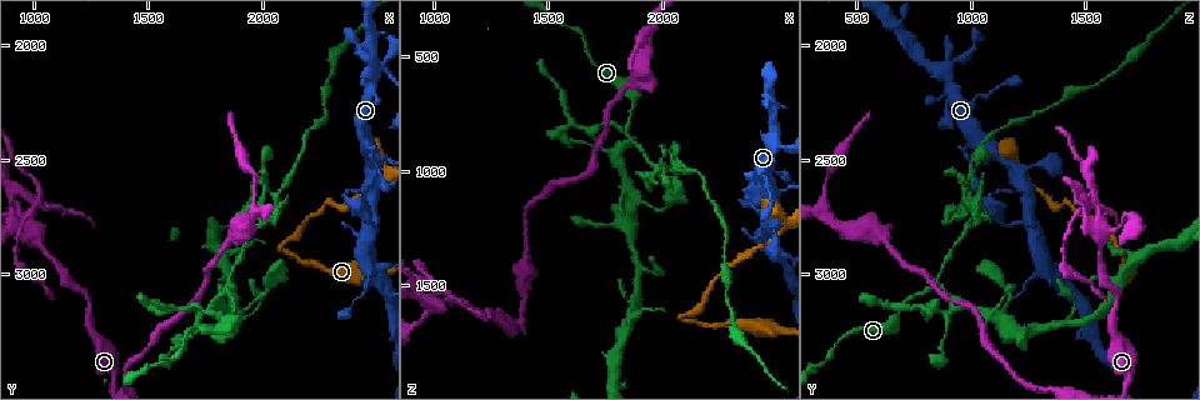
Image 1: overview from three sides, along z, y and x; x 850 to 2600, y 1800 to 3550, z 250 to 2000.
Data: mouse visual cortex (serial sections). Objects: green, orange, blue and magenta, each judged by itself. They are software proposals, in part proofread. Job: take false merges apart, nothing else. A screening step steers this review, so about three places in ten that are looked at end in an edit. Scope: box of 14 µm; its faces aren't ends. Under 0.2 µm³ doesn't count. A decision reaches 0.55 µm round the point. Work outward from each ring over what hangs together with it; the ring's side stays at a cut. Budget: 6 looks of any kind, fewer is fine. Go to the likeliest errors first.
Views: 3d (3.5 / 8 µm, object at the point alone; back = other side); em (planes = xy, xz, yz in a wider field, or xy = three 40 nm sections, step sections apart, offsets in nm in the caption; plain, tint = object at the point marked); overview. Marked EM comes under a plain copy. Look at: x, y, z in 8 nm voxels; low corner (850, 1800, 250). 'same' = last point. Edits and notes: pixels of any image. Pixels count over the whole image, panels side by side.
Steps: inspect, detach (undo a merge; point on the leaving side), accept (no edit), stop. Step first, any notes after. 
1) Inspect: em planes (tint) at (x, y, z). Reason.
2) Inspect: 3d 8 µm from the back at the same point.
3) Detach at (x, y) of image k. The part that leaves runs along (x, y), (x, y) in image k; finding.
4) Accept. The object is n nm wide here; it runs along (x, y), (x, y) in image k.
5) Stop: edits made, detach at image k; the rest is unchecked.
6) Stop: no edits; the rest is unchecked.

Inspect: 3d 3.5 µm at (1850, 3050, 830). Abrupt turn.

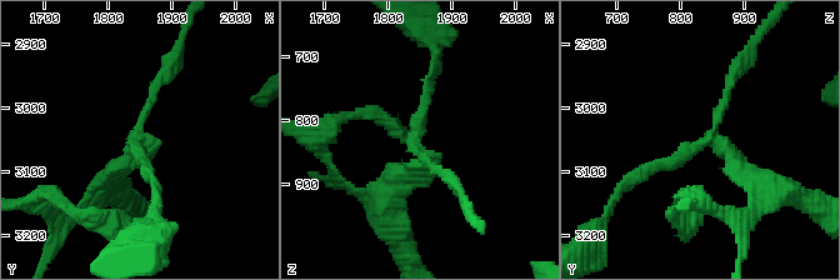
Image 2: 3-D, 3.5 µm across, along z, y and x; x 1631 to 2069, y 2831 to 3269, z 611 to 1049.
Inspect: em xy step 2 (tint) at (1845, 3055, 840). 3 arms meet here; the arms are 150, 150, 200 nm wide; shape alone is not enough.

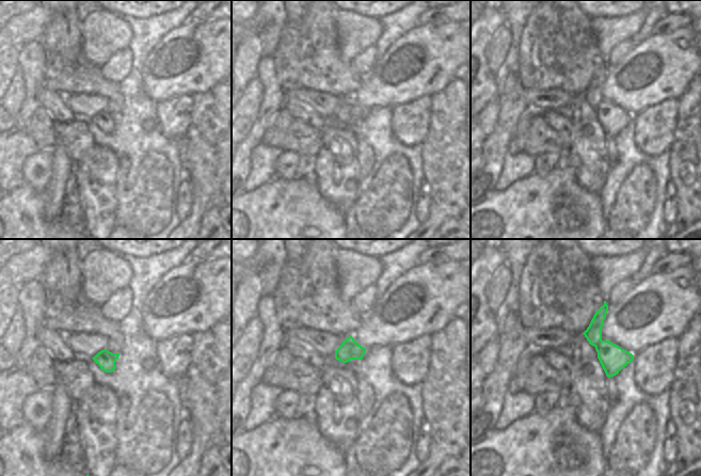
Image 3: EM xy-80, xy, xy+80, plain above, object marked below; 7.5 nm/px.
Detach at (394, 181) of image 2. The part that leaves runs along (714, 140), (743, 171), (794, 194) in image 2; two cells meet here.

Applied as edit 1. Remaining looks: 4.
Inspect: overview.

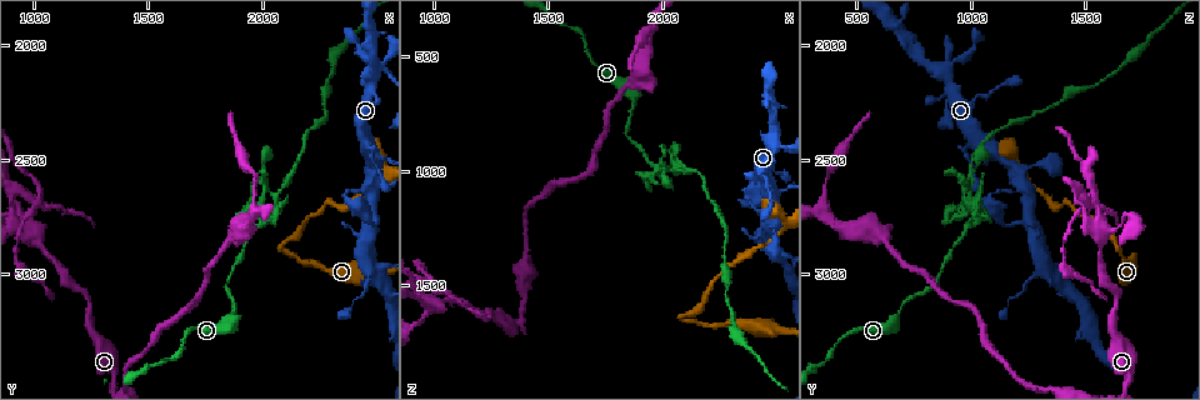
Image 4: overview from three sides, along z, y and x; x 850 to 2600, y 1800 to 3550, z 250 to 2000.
Inspect: 3d 8 µm at (1980, 2780, 980). Sharp bend.

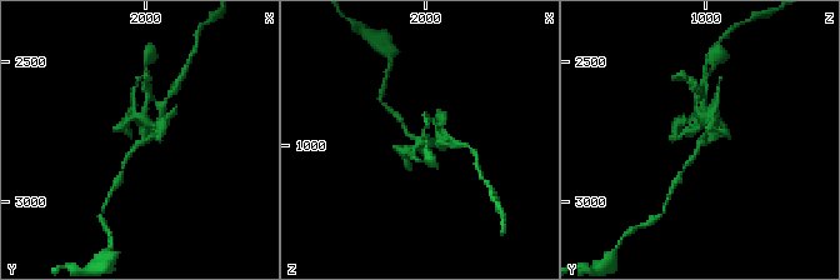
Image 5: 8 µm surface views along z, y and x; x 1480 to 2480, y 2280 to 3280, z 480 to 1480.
Inspect: em planes (tint) at (1980, 2790, 990).

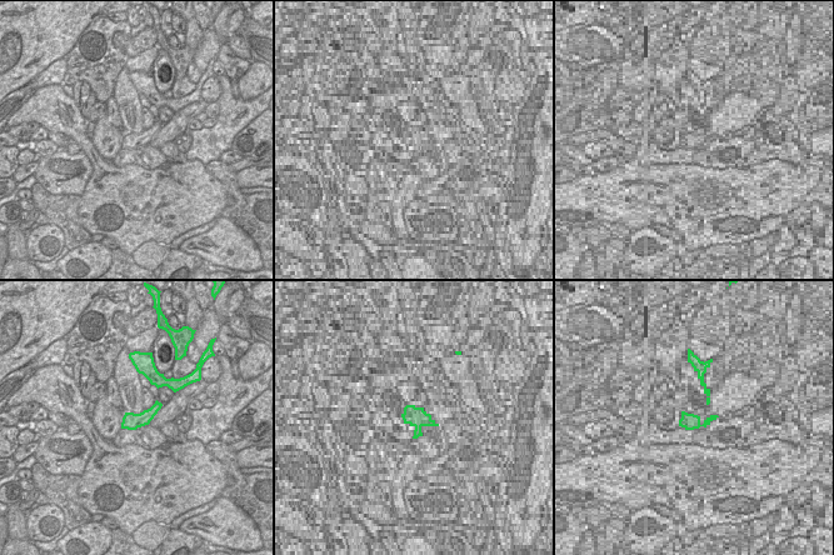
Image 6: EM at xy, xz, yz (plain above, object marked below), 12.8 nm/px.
Detach at (123, 128) of image 5. A second cell is stuck on.

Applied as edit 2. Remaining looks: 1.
Stop: edits made, detach at image 2, detach at image 5; the rest is unchecked.

